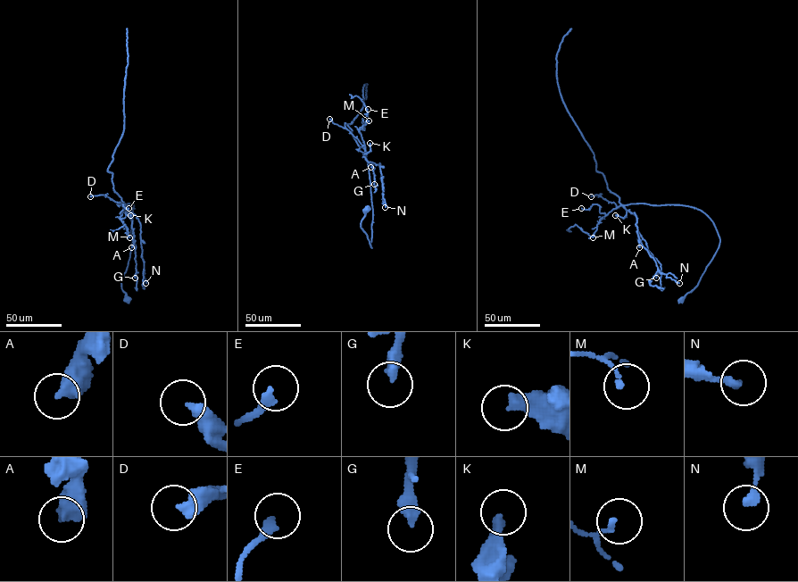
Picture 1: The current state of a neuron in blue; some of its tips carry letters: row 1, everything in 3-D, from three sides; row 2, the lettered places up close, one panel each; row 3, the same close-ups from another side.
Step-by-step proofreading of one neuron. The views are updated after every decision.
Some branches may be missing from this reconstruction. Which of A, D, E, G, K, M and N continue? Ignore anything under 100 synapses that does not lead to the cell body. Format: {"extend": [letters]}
{"extend": ["K"]}

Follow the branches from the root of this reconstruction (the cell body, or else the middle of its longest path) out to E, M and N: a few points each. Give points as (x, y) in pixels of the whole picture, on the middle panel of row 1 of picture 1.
E: (367, 209), (361, 227), (371, 247), (370, 181), (359, 128), (363, 127), (362, 119), (367, 117), (368, 109)
M: (367, 209), (361, 227), (371, 247), (370, 181), (364, 145), (359, 130), (369, 120)
N: (367, 209), (361, 227), (371, 247), (373, 212), (365, 152), (364, 156), (368, 162), (379, 163), (385, 207)

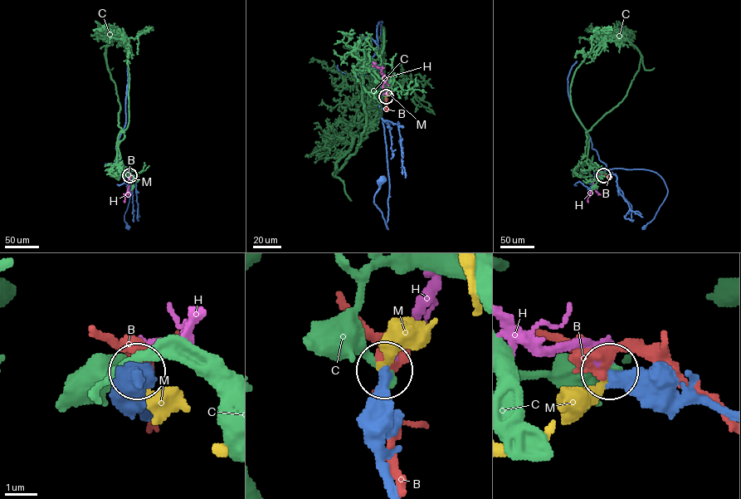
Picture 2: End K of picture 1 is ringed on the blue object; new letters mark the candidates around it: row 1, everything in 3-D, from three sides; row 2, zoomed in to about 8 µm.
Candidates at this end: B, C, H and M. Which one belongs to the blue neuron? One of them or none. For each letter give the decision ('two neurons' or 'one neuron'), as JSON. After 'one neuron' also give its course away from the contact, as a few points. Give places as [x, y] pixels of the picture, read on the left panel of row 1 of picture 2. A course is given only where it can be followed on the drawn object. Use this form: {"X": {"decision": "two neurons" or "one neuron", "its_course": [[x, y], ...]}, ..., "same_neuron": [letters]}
{"B": {"decision": "two neurons"}, "C": {"decision": "two neurons"}, "H": {"decision": "one neuron", "its_course": [[129, 175], [124, 203]]}, "M": {"decision": "two neurons"}, "same_neuron": ["H"]}

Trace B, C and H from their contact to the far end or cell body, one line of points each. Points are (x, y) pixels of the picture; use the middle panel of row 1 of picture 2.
B: (385, 96), (387, 109)
C: (385, 97), (360, 61), (372, 61), (361, 75), (358, 149), (336, 173), (348, 130), (310, 154)
H: (385, 96), (388, 90), (387, 80), (374, 64)

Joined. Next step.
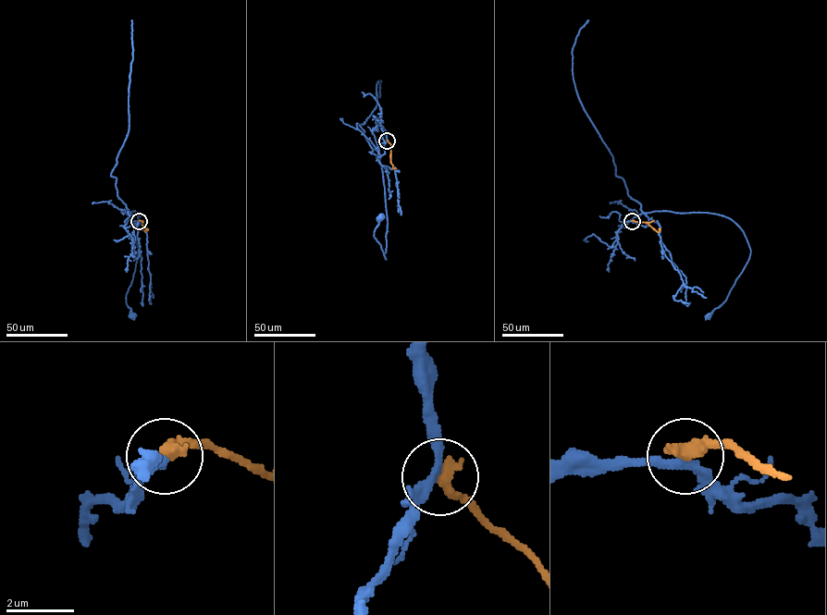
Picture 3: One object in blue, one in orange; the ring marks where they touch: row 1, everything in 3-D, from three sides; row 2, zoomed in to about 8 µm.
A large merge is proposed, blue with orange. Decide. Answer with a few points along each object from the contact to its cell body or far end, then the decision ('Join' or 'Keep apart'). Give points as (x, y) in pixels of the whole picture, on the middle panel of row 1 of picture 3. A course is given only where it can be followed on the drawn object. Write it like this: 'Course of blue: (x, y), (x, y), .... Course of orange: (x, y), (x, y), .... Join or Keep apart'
Course of blue: (387, 141), (385, 153), (376, 157), (379, 154), (384, 188), (386, 259), (374, 235), (381, 216). Course of orange: (387, 141), (390, 144), (392, 168), (396, 168). Keep apart

